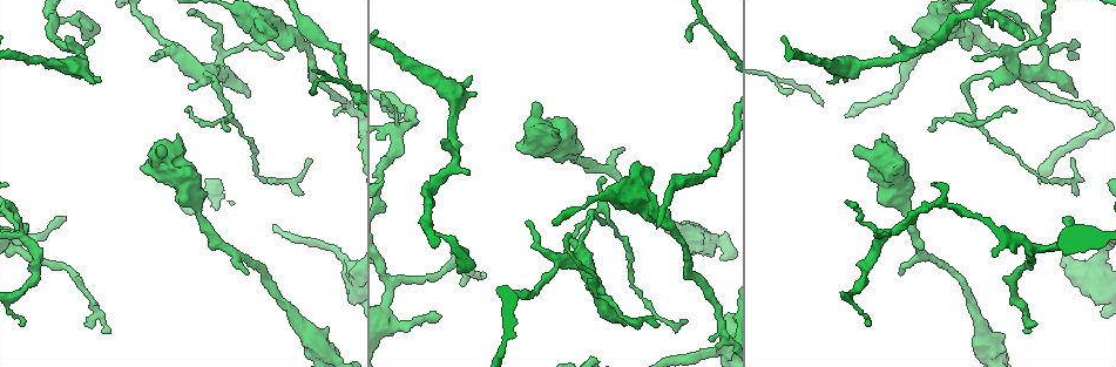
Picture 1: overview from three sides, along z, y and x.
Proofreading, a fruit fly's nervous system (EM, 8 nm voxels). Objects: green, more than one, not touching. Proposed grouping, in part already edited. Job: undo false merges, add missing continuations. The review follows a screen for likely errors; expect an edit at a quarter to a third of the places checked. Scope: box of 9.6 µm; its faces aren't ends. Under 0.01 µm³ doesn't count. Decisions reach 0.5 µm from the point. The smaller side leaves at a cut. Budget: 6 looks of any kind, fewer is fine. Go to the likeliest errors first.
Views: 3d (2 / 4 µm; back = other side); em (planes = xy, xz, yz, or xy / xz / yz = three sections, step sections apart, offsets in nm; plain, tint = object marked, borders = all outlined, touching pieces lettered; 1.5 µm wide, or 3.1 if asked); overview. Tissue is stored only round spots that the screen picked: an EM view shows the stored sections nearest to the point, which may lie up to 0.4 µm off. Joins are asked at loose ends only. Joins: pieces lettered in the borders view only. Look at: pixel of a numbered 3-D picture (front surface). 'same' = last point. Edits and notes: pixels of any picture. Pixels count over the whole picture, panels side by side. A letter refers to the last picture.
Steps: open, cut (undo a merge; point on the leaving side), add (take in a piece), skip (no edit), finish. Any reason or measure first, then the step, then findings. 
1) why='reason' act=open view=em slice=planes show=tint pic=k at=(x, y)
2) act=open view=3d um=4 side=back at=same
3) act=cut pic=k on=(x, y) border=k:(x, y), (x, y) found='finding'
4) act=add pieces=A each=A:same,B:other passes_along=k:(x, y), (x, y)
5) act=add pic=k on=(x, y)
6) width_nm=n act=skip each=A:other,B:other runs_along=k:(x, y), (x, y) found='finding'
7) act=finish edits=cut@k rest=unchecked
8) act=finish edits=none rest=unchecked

why='an open end' act=open view=em slice=planes show=borders pic=1 at=(1066, 218)

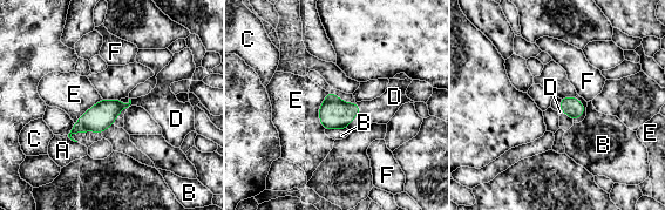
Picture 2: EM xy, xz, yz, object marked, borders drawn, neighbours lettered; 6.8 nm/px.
width_nm=130 act=add pieces=D each=A:other,B:other,C:other,D:same,E:other,F:other found='the cell continues'

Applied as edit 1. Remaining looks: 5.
why='two arms in line, one across' act=open view=3d um=2 pic=1 at=(605, 225)

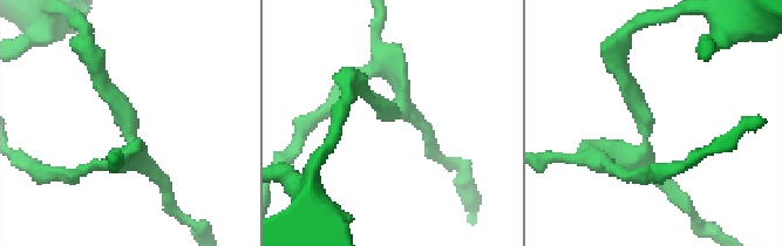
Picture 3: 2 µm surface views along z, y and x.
act=open view=em slice=planes show=tint pic=3 at=(395, 112)

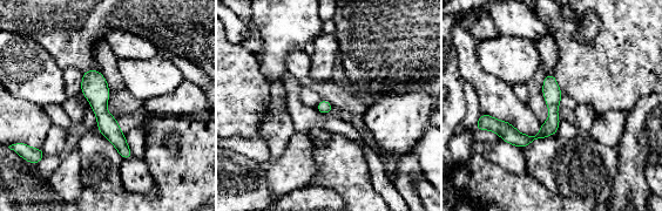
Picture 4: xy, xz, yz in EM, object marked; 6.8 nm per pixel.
act=open view=em slice=planes show=borders at=same

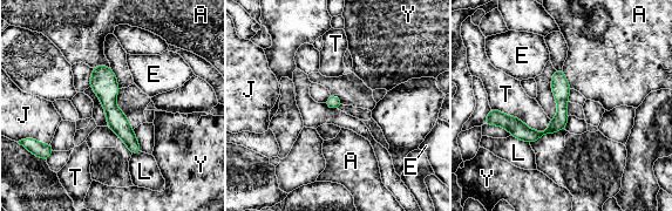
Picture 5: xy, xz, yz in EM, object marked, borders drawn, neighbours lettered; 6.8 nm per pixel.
width_nm=90 act=skip each=A:other,E:other,J:other,L:other,T:other,Y:other found='one cell here'

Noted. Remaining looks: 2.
why='an open end' act=open view=3d um=4 side=back pic=1 at=(894, 167)

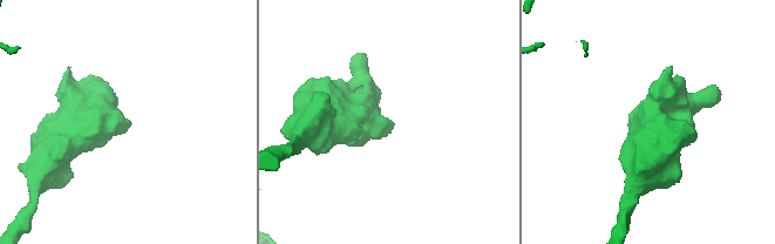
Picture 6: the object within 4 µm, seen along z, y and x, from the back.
why='need the tissue' act=open view=em slice=xz step=4 show=borders pic=6 at=(129, 122)

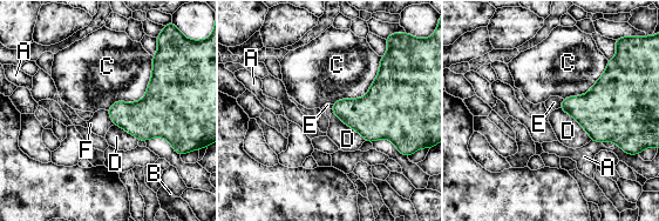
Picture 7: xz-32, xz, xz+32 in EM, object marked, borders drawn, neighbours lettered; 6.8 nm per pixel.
longest_contact=C:480nm act=skip each=A:other,B:other,C:other,D:other,E:other,F:other border=7:(559, 107), (591, 139) found='none of them fits'

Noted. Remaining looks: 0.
act=finish edits=add@2 rest=unchecked

